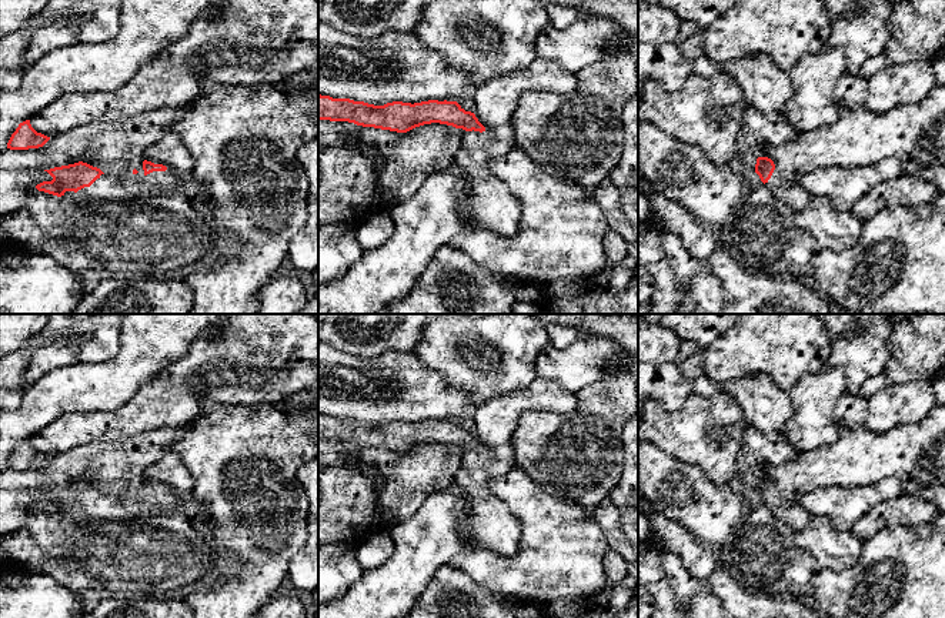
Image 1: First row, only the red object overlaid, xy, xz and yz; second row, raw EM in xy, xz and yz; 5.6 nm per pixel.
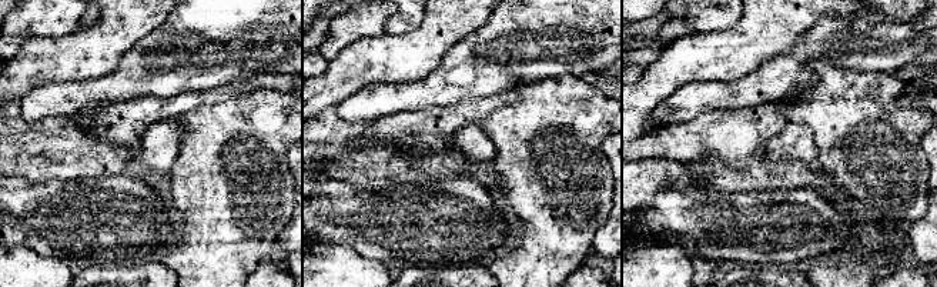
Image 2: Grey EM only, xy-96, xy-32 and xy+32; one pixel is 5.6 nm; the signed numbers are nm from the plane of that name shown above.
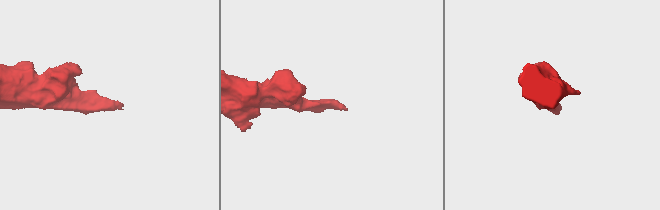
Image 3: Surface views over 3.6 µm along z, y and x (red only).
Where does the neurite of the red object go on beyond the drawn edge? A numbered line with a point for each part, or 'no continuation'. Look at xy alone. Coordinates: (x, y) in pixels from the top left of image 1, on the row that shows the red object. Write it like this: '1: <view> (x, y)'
1: xy (107, 187)

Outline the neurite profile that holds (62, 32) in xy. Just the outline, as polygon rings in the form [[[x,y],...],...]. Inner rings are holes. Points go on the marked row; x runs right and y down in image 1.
[[[89,16],[81,17],[60,17],[37,26],[30,39],[30,44],[24,54],[24,63],[31,66],[44,54],[66,46],[79,43],[77,29],[89,20]]]

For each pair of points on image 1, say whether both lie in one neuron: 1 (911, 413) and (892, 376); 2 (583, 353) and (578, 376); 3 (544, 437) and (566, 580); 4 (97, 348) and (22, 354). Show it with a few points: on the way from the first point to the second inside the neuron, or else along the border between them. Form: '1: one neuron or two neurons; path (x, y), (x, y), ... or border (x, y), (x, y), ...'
1: two neurons; border (930, 380), (895, 383), (865, 397)
2: one neuron; path (583, 358), (578, 370)
3: two neurons; border (526, 474), (550, 493), (571, 500), (581, 511)
4: one neuron; path (89, 328), (53, 328), (44, 336)

